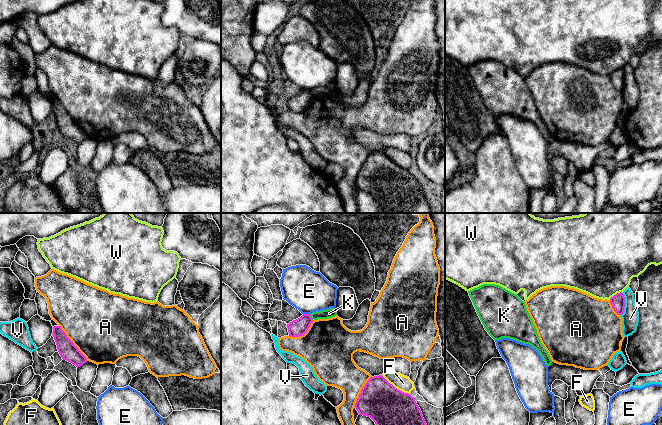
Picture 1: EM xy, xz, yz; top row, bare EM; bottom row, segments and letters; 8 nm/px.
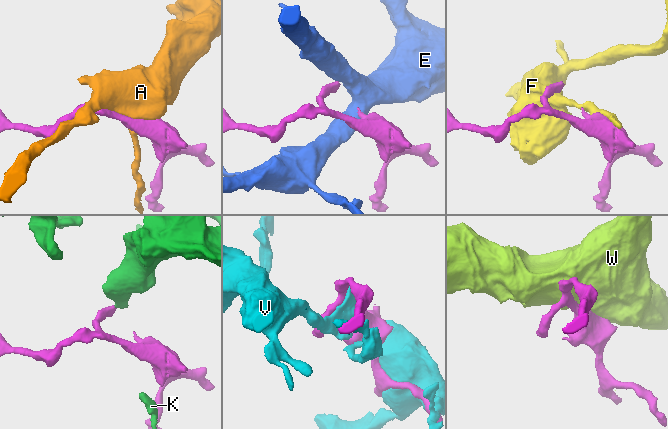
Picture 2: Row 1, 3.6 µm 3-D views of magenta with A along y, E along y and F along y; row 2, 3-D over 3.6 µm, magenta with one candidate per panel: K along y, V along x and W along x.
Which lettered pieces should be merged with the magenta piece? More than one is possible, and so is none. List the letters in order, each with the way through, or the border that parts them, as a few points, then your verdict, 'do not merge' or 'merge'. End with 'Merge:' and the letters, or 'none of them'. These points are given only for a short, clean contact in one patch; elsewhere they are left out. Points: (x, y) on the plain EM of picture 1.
A: do not merge
E: along xz (303, 89), (309, 90) | do not merge
F: do not merge
K: along xz (309, 90), (313, 95) | do not merge
V: do not merge
W: do not merge
Merge: none of them

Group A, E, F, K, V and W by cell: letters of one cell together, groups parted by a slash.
A / E / F / K / V / W

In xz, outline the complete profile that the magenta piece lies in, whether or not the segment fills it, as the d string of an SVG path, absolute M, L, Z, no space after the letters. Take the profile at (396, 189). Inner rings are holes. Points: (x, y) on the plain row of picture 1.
M382 151L371 153L355 179L359 191L370 193L385 213L432 213L415 174L390 160Z

